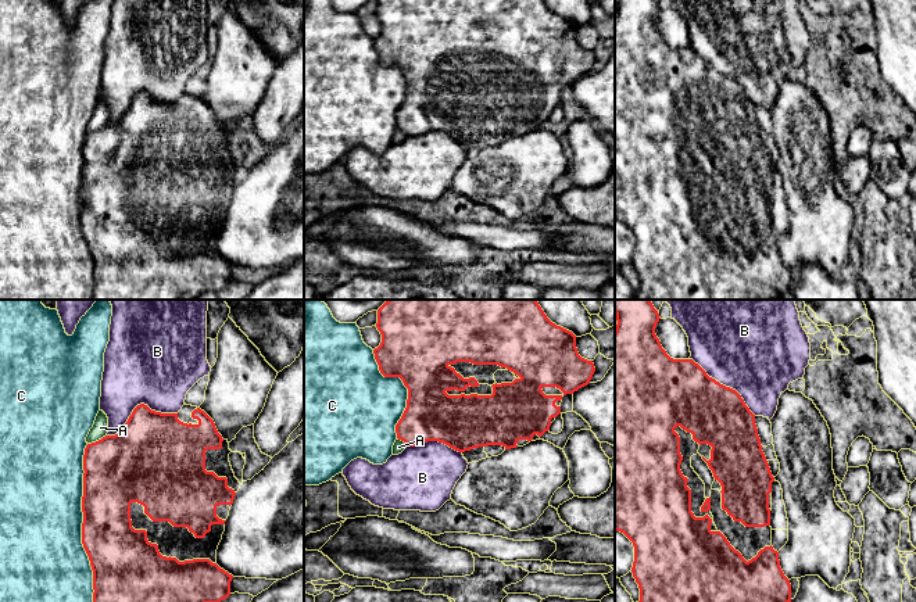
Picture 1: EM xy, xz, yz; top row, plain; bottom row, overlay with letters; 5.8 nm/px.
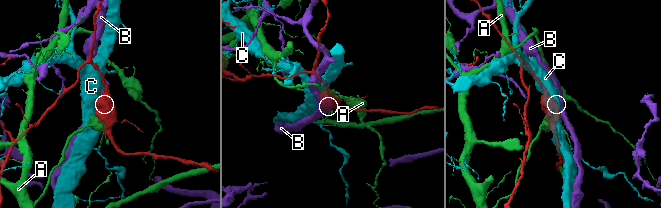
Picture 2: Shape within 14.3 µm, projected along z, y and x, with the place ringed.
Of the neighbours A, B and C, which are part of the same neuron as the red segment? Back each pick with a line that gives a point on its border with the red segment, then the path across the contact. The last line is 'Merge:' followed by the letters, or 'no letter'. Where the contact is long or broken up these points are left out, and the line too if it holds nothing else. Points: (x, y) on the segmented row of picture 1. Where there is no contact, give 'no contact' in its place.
Merge: no letter

